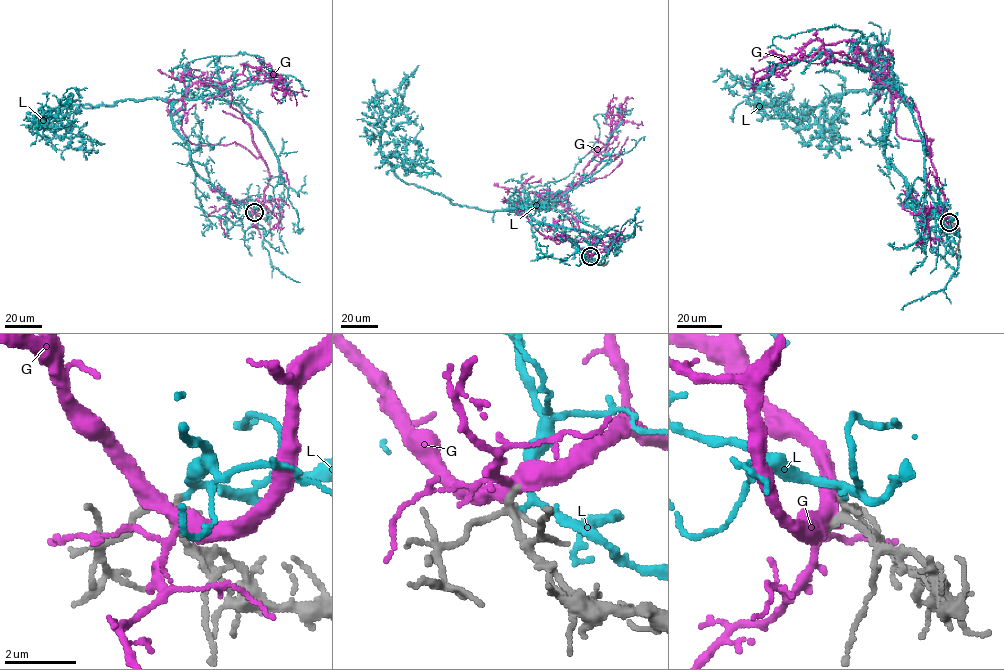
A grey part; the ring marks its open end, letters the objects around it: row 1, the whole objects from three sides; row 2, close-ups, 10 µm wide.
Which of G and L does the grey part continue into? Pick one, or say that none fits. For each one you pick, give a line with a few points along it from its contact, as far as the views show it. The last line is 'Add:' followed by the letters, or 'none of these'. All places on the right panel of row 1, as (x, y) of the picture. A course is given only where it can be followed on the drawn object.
Add: none of these

